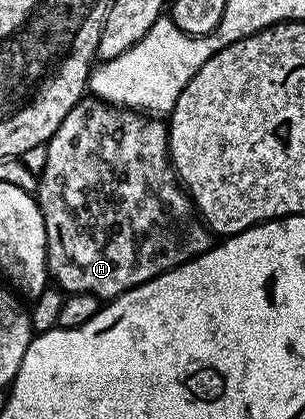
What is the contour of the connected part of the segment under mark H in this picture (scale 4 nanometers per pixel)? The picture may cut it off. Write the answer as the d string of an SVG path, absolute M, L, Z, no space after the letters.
M85 96L75 104L75 108L71 108L71 112L67 112L63 124L59 124L57 131L49 137L46 150L47 162L36 179L35 197L43 212L43 224L47 232L49 276L62 291L71 294L93 294L102 300L112 300L118 298L120 294L126 294L131 288L141 286L144 282L150 282L153 278L165 274L168 270L174 270L184 262L190 262L192 258L197 258L209 249L211 231L195 213L193 202L185 193L173 170L173 163L169 161L169 131L164 121L146 116L136 110L111 106L100 98Z

